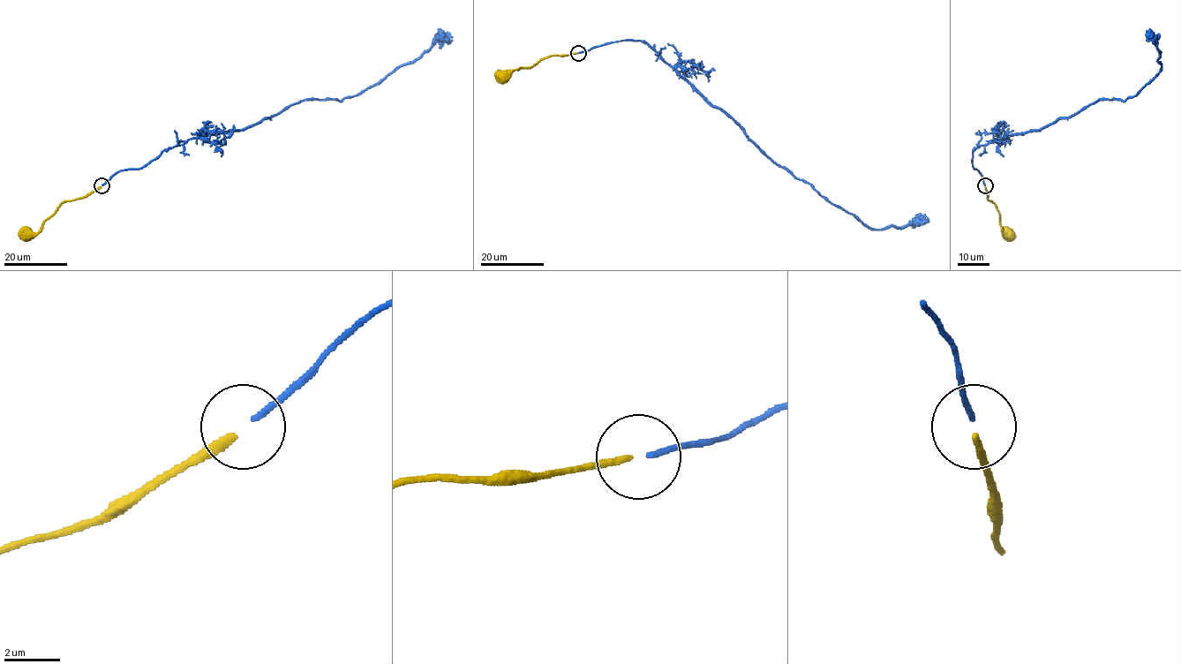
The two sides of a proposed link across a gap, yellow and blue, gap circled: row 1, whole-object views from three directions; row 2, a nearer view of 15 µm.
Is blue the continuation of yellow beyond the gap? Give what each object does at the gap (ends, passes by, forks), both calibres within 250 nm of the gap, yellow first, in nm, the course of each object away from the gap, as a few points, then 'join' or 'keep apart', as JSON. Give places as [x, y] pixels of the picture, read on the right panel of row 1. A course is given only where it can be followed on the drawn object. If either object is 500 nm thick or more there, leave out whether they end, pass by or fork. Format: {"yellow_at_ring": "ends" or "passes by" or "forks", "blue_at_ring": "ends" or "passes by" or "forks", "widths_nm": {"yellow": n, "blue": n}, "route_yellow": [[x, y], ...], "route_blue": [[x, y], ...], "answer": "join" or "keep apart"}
{"yellow_at_ring": "ends", "blue_at_ring": "ends", "widths_nm": {"yellow": 280, "blue": 200}, "route_yellow": [[985, 186], [988, 199], [996, 205], [999, 214], [1002, 232], [1007, 233]], "route_blue": [[985, 185], [972, 166], [973, 150], [996, 139], [1041, 130], [1099, 99], [1133, 97], [1162, 68], [1152, 36]], "answer": "keep apart"}

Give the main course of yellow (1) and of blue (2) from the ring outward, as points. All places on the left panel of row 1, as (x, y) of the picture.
1: (101, 186), (85, 196), (64, 200), (38, 232), (27, 233)
2: (102, 185), (191, 139), (245, 130), (302, 100), (353, 97), (452, 36)

